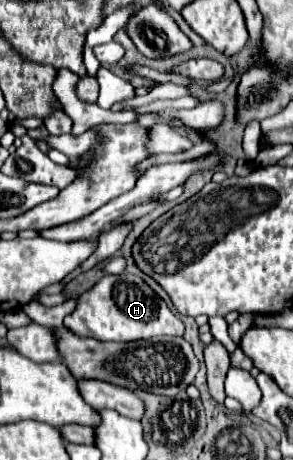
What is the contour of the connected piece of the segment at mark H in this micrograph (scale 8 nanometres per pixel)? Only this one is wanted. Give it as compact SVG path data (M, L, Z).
M126 273L104 275L92 289L82 293L76 311L64 317L64 327L78 337L118 343L184 333L184 323L168 309L168 305L140 277Z

